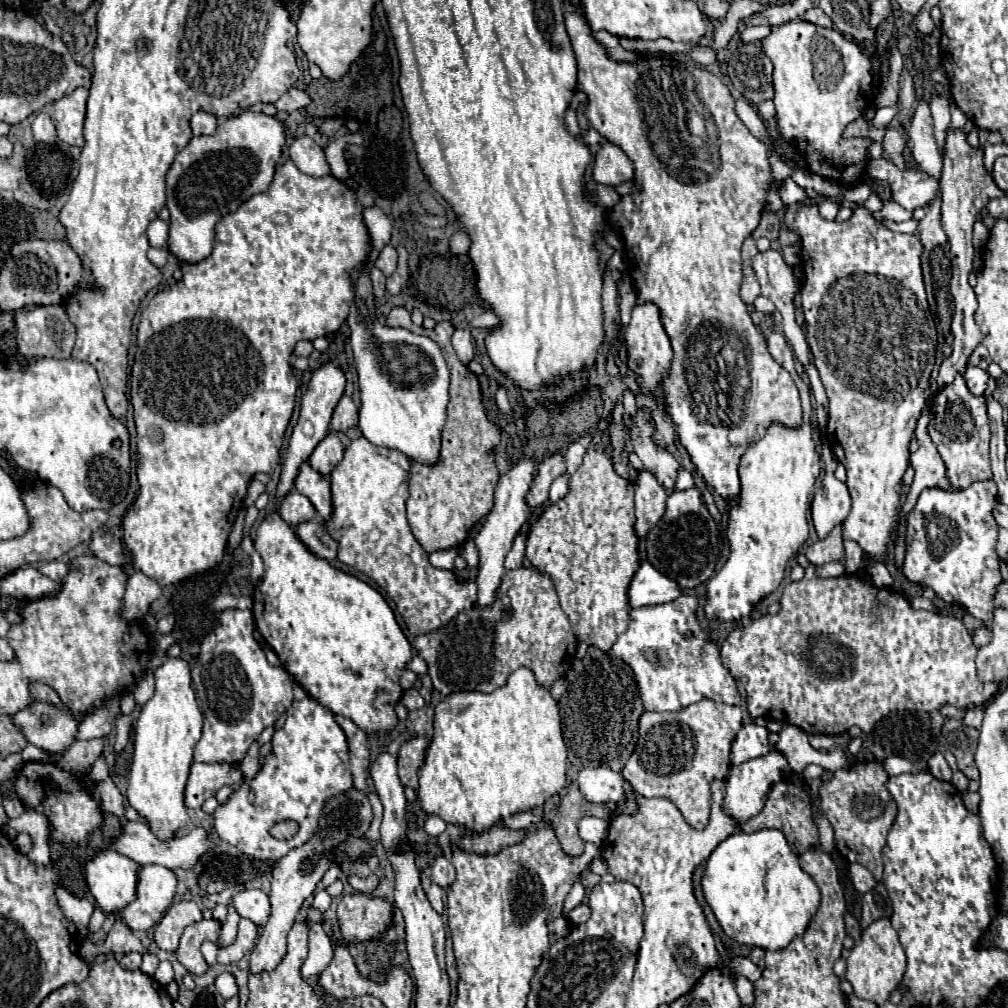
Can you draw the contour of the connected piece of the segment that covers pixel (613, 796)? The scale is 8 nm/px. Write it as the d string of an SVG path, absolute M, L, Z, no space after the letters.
M584 768L578 774L578 784L588 802L616 804L624 798L624 778L610 768Z

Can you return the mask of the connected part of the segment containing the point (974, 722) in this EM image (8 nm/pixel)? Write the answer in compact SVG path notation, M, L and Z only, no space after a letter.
M970 708L970 710L966 710L964 722L966 722L968 726L980 728L980 726L982 726L982 718L984 718L984 708Z

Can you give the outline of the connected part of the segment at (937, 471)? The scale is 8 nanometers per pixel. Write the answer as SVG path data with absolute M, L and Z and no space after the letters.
M928 406L922 410L922 416L920 416L918 426L916 426L916 438L918 438L920 448L910 456L910 462L916 470L916 476L914 476L914 482L910 486L910 494L906 498L906 504L900 510L900 526L898 526L900 538L896 540L896 548L894 548L894 566L896 568L902 568L902 564L904 564L904 528L906 528L904 516L916 504L918 494L924 488L934 488L934 486L938 486L942 490L954 490L952 484L948 484L946 466L944 466L936 446L932 444L928 432L926 432L926 424L928 424Z

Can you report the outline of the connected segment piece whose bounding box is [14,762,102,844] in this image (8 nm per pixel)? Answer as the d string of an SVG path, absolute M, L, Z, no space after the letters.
M24 764L18 778L14 780L14 790L28 808L48 816L50 824L54 826L54 838L60 842L84 844L88 834L102 824L98 802L86 790L82 790L82 780L66 774L64 770L58 770L56 764Z

